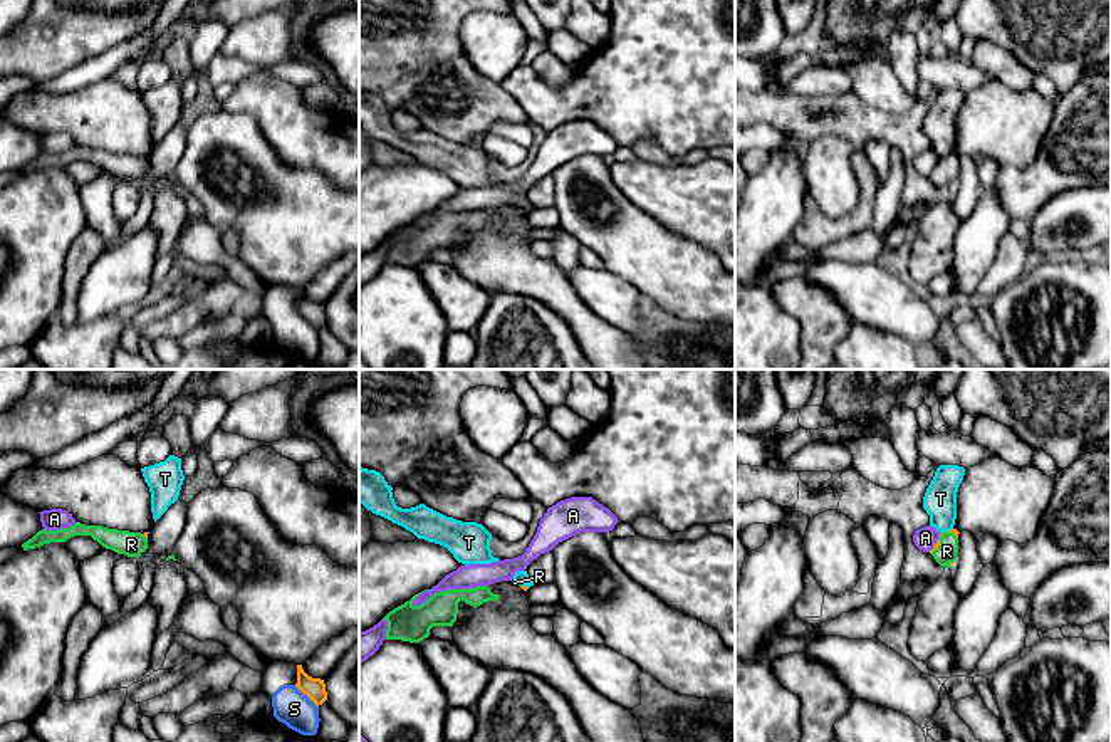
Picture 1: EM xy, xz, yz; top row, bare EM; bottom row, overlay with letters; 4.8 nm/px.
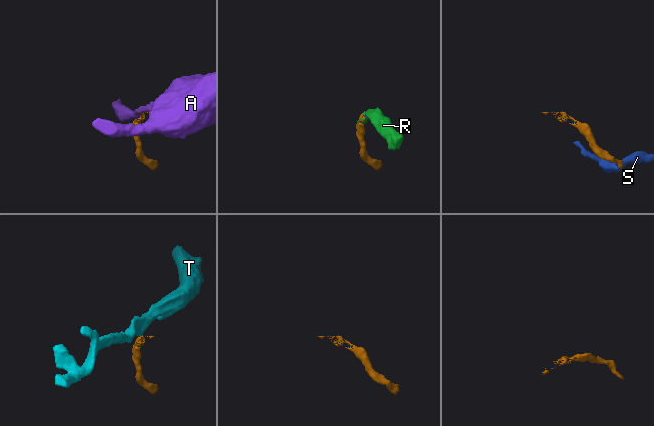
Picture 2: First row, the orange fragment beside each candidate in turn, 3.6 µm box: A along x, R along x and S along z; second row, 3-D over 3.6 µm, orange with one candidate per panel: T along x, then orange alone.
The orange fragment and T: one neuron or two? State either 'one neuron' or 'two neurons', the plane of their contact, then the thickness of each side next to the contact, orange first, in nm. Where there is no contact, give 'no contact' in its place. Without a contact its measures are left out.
two neurons | xz | 20/70 nm

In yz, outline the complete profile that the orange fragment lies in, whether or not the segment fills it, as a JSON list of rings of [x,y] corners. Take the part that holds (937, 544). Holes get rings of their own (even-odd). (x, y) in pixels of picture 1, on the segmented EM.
[[[952,529],[948,532],[941,532],[940,539],[933,546],[933,549],[930,551],[933,559],[940,566],[943,566],[945,569],[952,567],[952,564],[957,559],[957,554],[958,554],[958,534],[960,532],[957,529]]]

